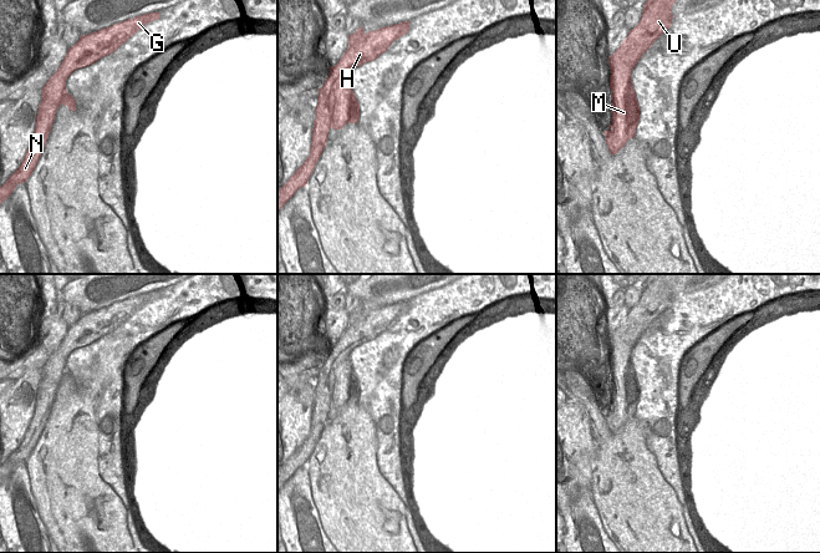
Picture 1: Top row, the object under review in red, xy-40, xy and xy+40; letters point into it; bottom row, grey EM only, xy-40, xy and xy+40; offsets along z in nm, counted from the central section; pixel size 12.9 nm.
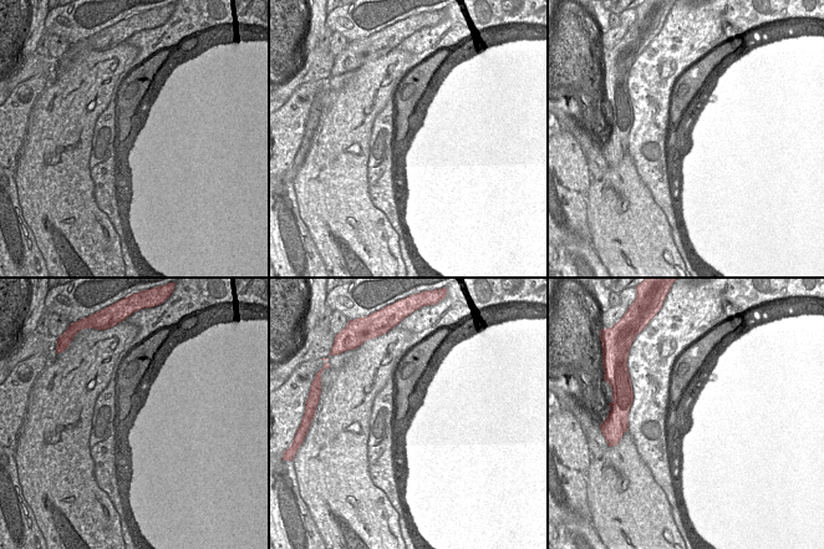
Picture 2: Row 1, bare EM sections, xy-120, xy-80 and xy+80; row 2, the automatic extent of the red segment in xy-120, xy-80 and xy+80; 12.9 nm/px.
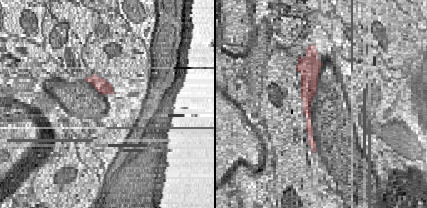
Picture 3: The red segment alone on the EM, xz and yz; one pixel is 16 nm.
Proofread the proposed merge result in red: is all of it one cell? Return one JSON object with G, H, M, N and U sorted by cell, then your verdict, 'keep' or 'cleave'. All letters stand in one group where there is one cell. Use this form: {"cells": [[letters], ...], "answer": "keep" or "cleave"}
{"cells": [["G", "H", "N"], ["M", "U"]], "answer": "cleave"}

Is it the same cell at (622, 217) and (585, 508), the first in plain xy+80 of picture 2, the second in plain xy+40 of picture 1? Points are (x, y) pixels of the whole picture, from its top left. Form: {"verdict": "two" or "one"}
{"verdict": "two"}

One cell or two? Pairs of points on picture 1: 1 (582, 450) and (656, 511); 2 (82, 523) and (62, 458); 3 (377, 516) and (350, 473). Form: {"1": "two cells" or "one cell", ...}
{"1": "two cells", "2": "one cell", "3": "one cell"}

